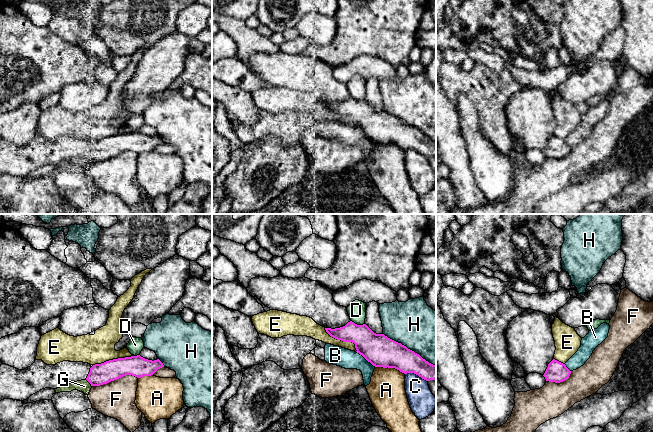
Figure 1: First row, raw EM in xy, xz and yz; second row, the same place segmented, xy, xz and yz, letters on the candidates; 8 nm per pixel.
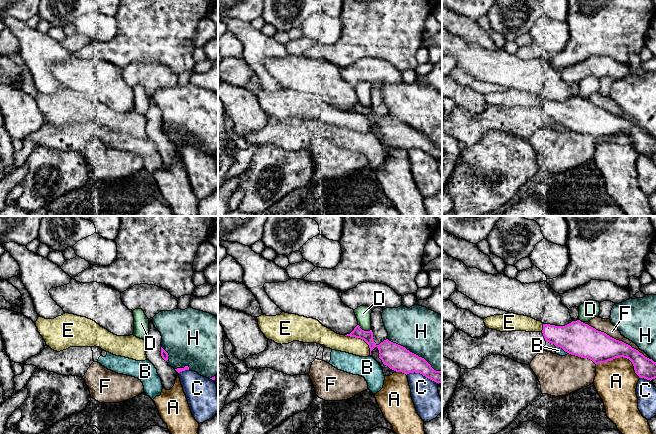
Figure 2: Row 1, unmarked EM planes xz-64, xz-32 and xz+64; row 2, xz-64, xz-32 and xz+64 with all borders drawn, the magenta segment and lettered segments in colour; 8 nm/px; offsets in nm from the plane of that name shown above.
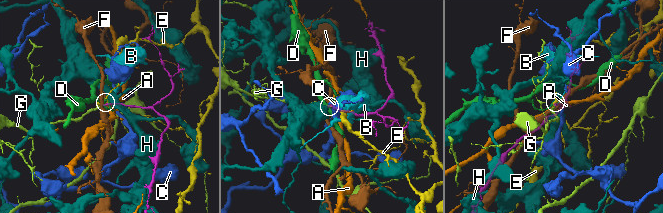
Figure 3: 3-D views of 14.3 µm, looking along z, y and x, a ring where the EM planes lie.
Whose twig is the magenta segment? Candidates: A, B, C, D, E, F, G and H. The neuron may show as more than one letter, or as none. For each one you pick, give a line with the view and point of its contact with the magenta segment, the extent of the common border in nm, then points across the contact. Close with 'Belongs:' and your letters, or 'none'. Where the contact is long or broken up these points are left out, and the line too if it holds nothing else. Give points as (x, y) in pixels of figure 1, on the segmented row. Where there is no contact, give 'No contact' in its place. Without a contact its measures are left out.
G: Touches magenta at xy (89, 382). Shared border 80 nm
Belongs: G

